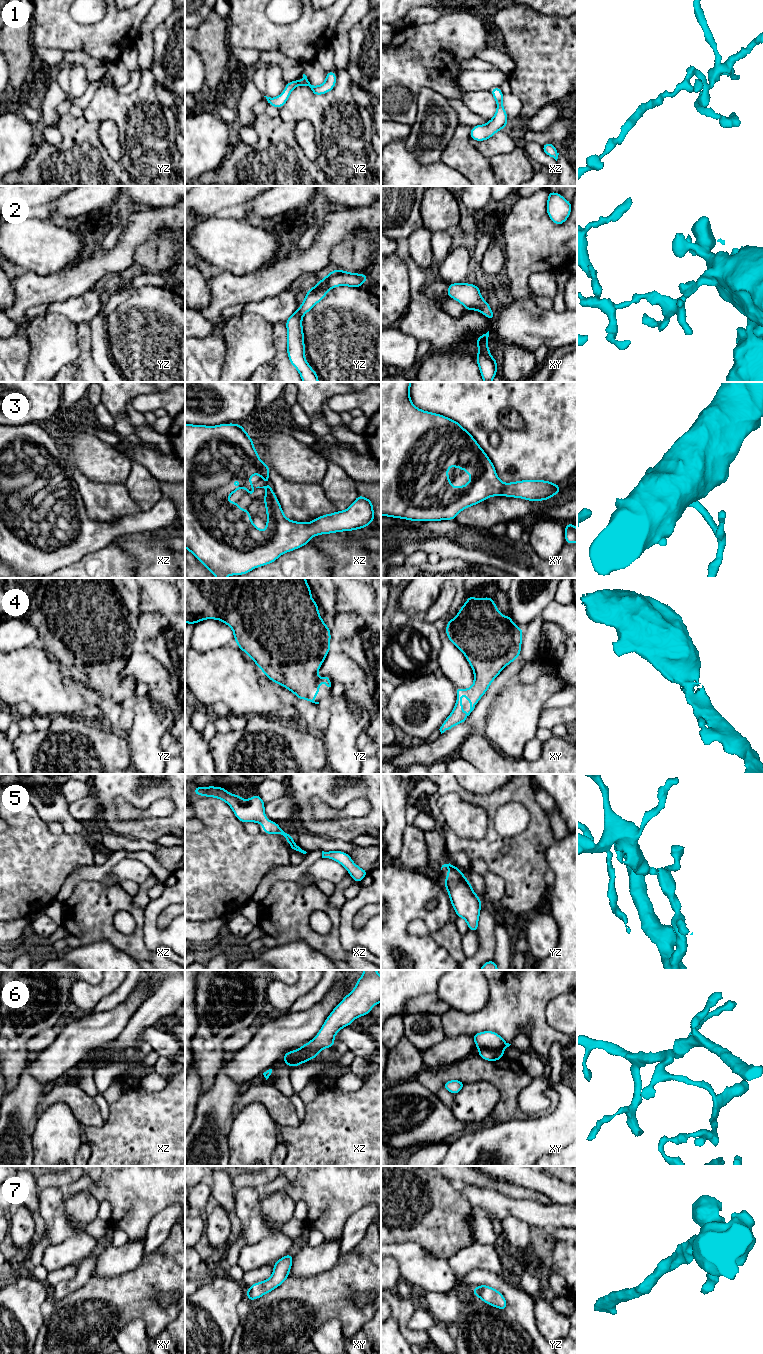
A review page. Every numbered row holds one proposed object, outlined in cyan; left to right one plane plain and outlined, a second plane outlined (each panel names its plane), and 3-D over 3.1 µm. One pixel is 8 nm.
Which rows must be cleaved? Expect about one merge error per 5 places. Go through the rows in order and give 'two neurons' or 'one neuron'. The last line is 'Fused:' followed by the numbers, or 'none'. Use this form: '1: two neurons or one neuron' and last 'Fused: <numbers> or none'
1: one neuron
2: one neuron
3: one neuron
4: one neuron
5: one neuron
6: two neurons
7: one neuron
Fused: 6

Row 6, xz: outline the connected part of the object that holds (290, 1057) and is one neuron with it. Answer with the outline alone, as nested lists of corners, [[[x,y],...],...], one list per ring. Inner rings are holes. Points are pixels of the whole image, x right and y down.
[[[296,1050],[289,1051],[286,1054],[284,1054],[282,1060],[288,1063],[290,1067],[293,1067],[294,1065],[297,1065],[299,1063]]]

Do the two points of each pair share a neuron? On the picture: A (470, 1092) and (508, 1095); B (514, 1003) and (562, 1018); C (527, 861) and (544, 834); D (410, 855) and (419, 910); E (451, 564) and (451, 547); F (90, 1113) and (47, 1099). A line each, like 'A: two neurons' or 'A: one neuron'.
A: two neurons
B: two neurons
C: one neuron
D: two neurons
E: two neurons
F: one neuron

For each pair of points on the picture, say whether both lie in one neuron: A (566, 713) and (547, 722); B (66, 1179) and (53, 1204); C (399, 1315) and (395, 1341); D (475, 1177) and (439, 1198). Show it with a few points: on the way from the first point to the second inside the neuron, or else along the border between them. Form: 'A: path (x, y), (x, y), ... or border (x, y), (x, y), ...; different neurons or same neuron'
A: path (561, 716), (552, 717); same neuron
B: border (60, 1187), (45, 1187), (39, 1190); different neurons
C: border (391, 1319), (397, 1323), (400, 1333), (409, 1343); different neurons
D: border (441, 1176), (456, 1184); different neurons

